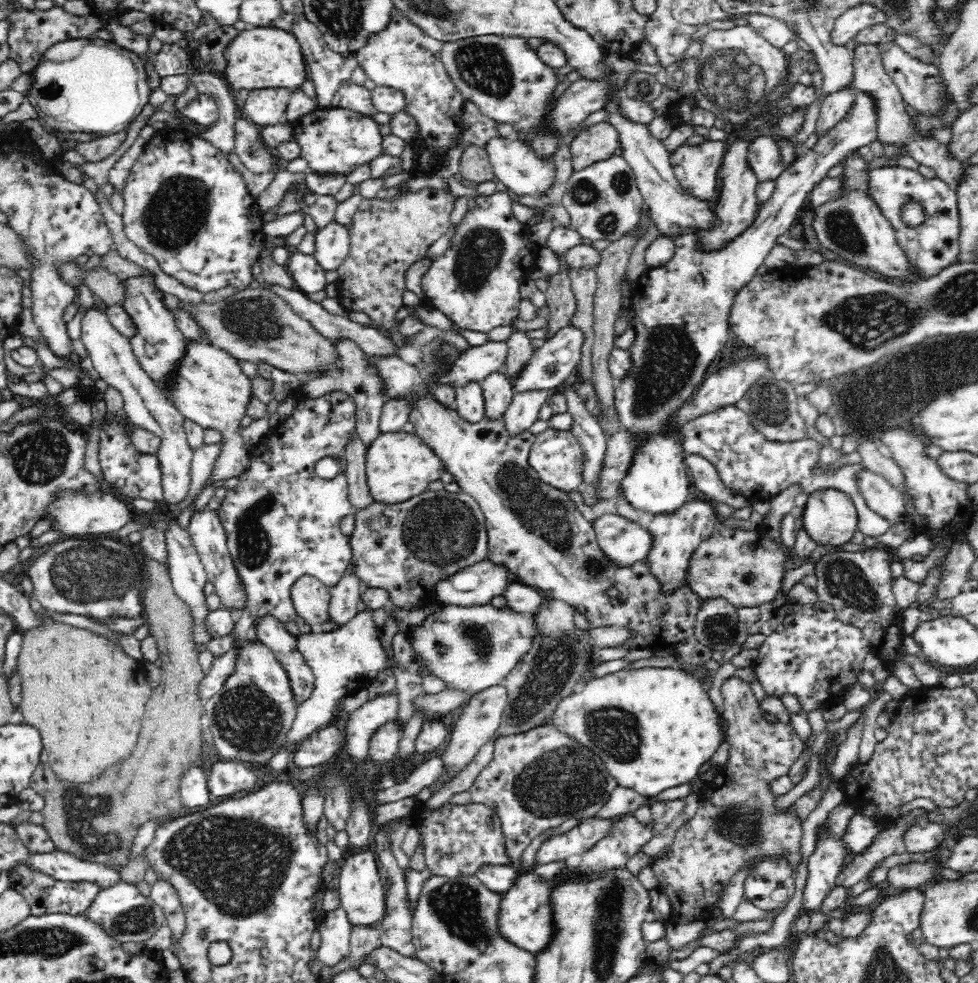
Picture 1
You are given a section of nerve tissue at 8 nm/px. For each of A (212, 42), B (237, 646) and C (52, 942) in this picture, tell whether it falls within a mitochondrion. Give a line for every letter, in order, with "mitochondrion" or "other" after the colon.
A: other
B: other
C: mitochondrion

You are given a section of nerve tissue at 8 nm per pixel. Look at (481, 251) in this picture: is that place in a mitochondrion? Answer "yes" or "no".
yes

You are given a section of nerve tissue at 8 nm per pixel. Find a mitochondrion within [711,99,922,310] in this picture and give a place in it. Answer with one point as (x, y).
(841, 227)

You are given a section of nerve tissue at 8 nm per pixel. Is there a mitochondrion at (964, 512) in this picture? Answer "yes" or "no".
no

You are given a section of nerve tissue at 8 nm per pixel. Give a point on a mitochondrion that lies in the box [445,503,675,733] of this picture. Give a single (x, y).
(556, 659)

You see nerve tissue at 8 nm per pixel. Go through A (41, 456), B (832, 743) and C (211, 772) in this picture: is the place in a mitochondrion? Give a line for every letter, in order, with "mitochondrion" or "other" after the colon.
A: mitochondrion
B: other
C: other

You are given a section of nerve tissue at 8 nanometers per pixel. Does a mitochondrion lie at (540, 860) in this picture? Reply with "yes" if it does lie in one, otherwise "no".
no

